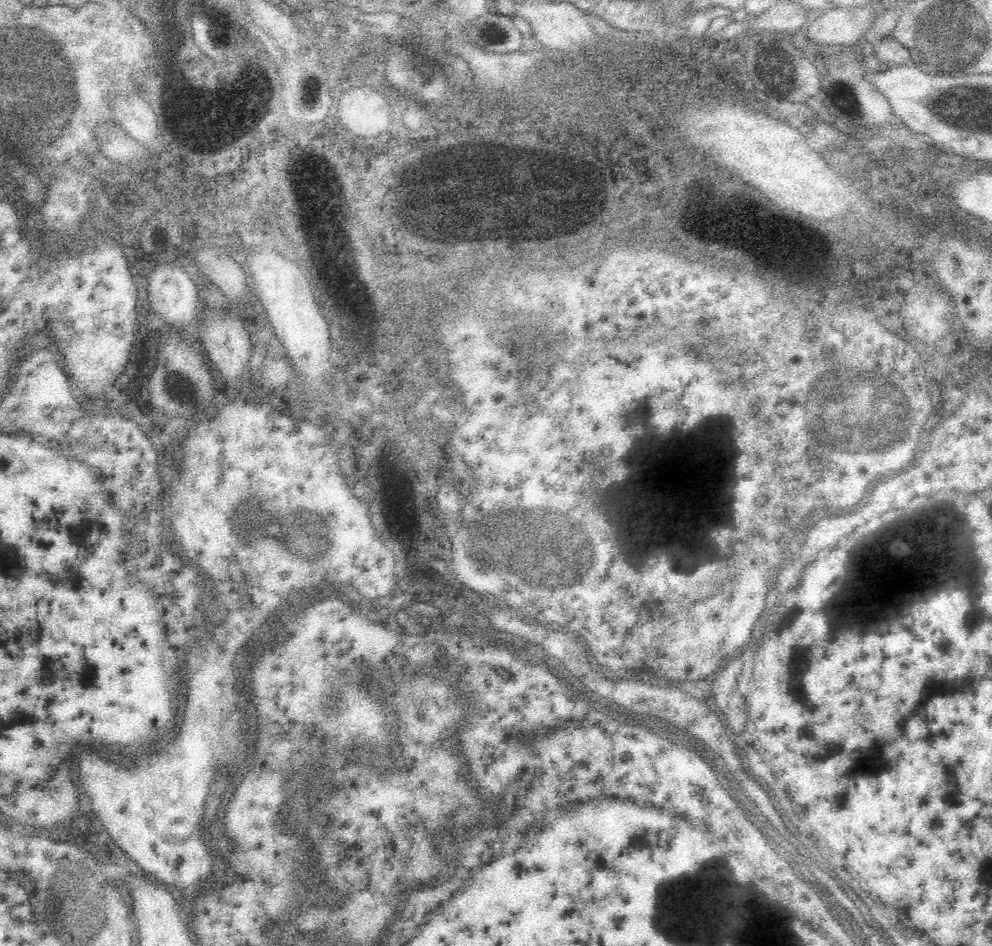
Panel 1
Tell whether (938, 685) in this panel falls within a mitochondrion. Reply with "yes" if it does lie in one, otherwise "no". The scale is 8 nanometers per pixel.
yes

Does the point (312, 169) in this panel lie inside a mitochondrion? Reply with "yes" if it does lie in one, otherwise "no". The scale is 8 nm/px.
no

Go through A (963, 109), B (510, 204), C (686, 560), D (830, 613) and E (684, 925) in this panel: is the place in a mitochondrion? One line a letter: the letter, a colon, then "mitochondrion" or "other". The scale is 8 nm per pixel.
A: mitochondrion
B: mitochondrion
C: mitochondrion
D: mitochondrion
E: mitochondrion

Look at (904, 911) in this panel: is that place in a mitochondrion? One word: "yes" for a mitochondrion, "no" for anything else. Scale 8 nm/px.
no

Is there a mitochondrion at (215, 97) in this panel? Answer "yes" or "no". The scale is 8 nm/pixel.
yes

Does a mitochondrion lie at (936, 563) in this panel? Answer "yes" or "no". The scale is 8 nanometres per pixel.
no

